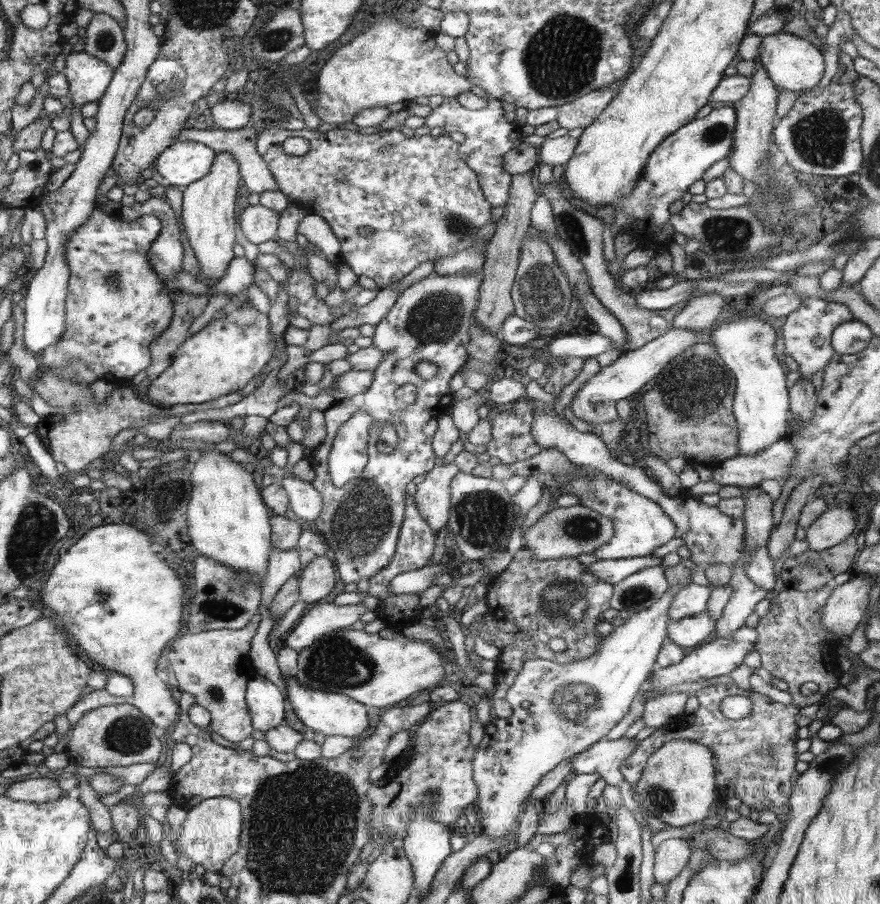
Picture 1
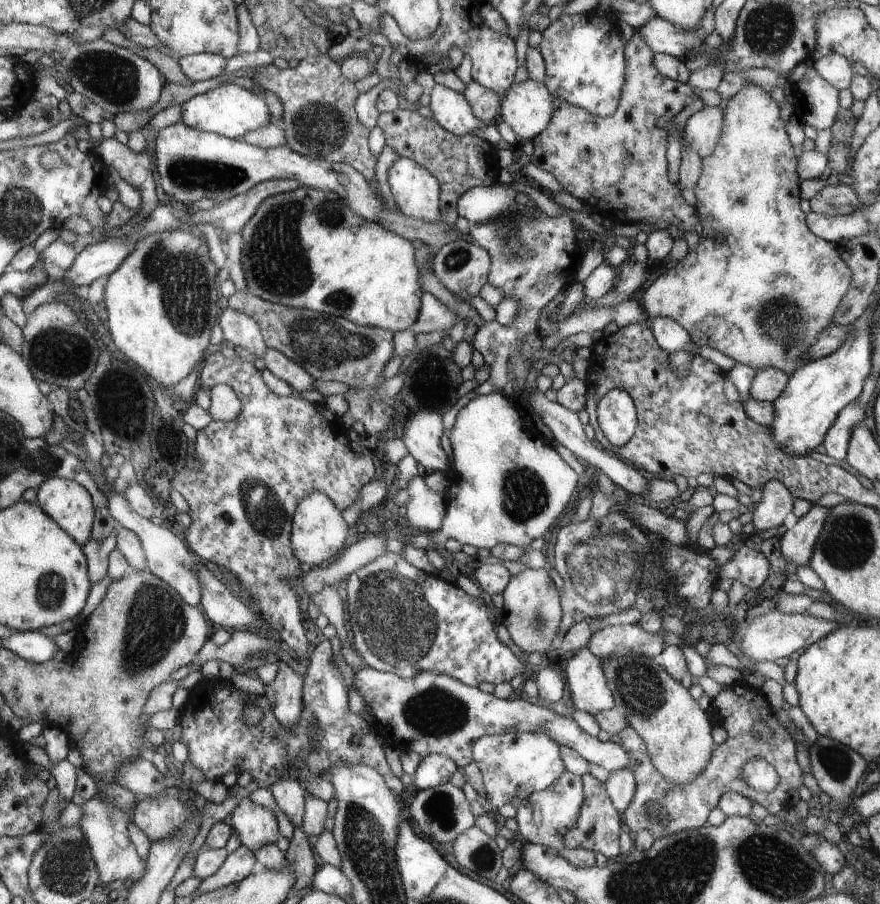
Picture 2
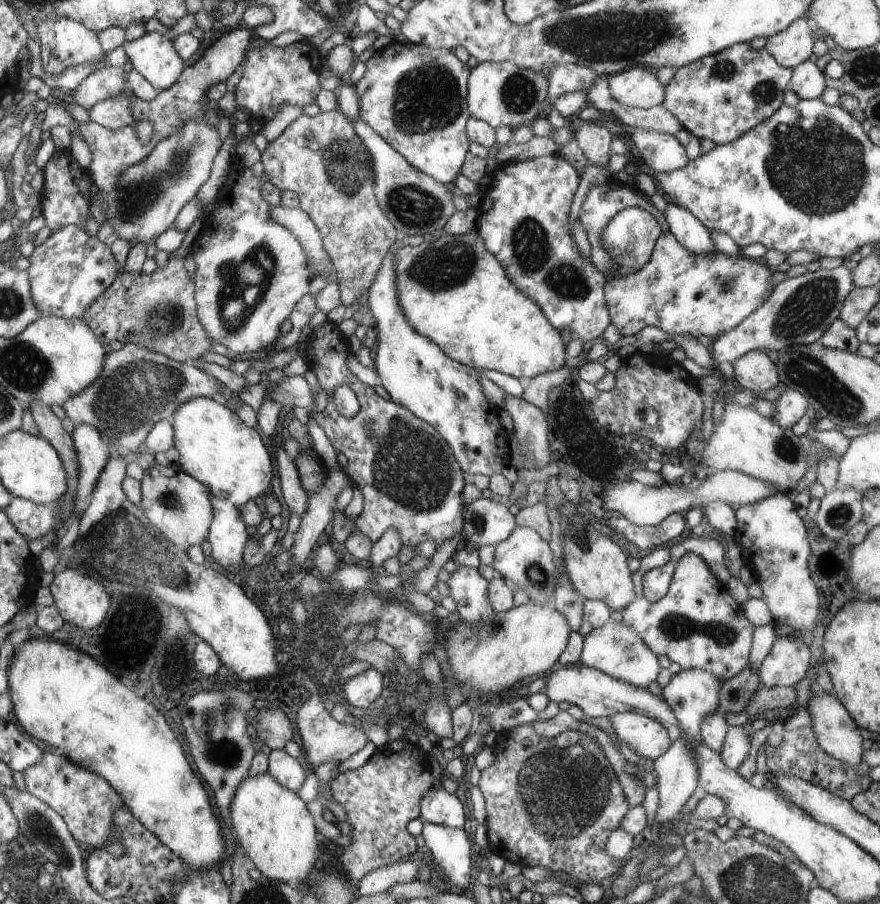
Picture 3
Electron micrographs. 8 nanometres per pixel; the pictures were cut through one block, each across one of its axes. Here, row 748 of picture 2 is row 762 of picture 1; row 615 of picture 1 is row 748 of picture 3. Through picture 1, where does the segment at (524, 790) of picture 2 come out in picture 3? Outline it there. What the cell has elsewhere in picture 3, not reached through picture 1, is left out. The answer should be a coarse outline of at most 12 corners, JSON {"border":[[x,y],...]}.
{"border":[[638,712],[601,721],[656,762],[673,744],[665,725]]}

